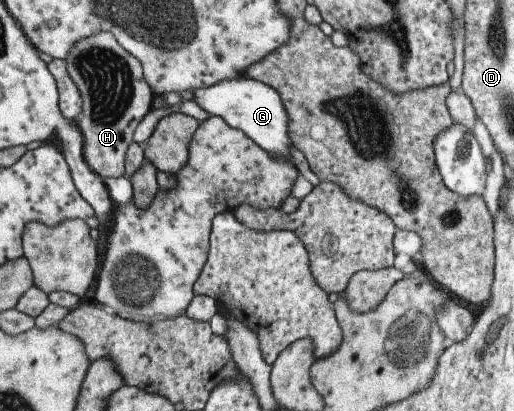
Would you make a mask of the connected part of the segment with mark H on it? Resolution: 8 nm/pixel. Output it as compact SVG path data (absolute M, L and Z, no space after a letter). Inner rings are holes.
M97 31L78 40L64 60L82 98L81 116L75 121L83 137L82 162L103 179L125 176L126 150L133 142L137 124L153 109L155 98L144 79L142 64L109 31Z

